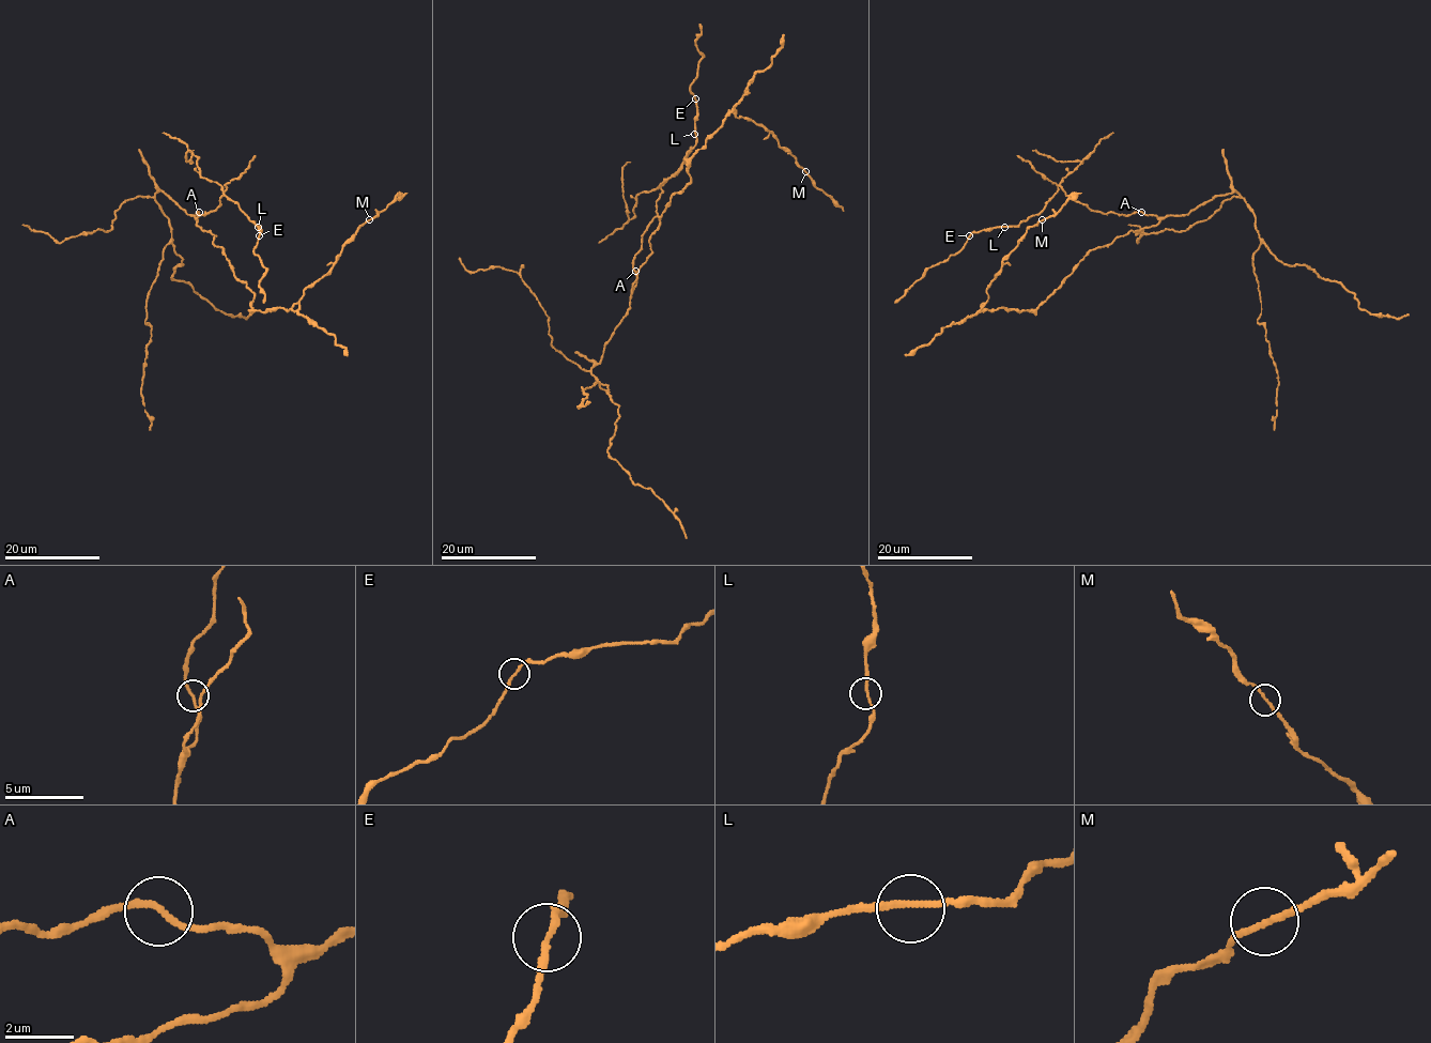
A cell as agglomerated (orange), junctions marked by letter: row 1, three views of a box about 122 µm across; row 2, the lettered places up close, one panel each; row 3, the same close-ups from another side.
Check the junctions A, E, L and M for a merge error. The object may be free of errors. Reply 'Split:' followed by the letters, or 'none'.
Split: none

